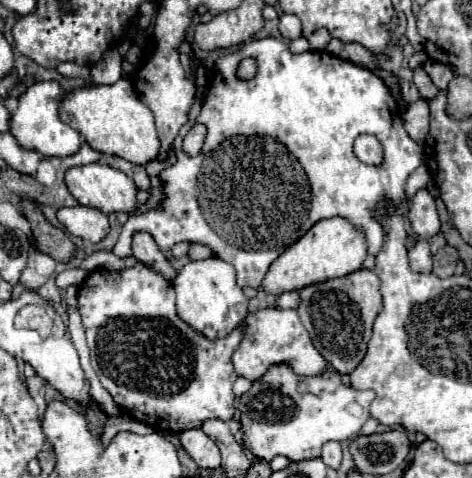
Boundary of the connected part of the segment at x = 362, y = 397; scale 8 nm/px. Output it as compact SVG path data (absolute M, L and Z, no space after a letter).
M288 363L272 365L238 401L244 447L264 461L276 455L284 455L292 461L320 457L324 443L346 441L360 433L370 417L368 409L374 395L372 389L358 391L344 385L342 375L330 365L312 377L296 375Z

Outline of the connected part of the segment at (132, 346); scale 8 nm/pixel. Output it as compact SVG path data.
M136 261L134 267L128 267L128 269L122 269L122 271L110 271L110 269L94 269L92 275L88 275L78 291L78 311L82 315L82 327L84 327L84 333L86 333L86 339L88 339L88 347L90 347L90 357L92 357L92 367L96 371L96 375L100 377L100 383L102 387L112 395L112 399L130 411L130 415L136 419L136 421L142 421L158 431L186 431L186 429L192 429L192 427L200 427L202 421L206 419L222 419L222 421L230 421L234 417L234 391L232 391L232 383L236 381L236 373L234 373L234 367L232 367L232 351L236 349L236 345L240 343L242 339L242 327L236 327L228 337L224 339L216 339L216 341L210 341L206 339L202 333L198 333L196 329L192 329L188 323L184 323L178 315L176 315L176 297L174 297L174 287L170 281L164 279L162 273L154 271L152 267Z

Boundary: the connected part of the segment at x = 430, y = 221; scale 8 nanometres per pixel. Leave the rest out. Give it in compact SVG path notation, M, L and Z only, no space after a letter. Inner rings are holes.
M420 189L416 197L412 199L410 209L408 209L408 221L412 225L412 231L424 239L430 239L432 235L440 231L436 203L426 189Z

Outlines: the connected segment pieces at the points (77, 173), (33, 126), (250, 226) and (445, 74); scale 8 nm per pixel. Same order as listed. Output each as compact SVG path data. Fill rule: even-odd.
M90 163L90 165L80 165L80 167L70 167L64 175L64 181L66 181L66 187L68 191L74 195L74 199L80 203L80 205L86 205L86 207L94 207L102 213L118 213L118 211L126 211L130 213L134 207L136 207L136 191L138 187L132 183L132 179L110 167L110 165L102 165L102 163Z
M46 81L30 85L28 91L18 99L18 109L10 113L10 133L16 137L22 149L38 151L44 157L54 157L54 155L66 157L74 155L80 149L82 145L80 133L58 119L58 103L64 97L64 93L66 91L58 83Z
M268 37L248 41L240 51L222 55L214 65L214 77L210 77L208 85L202 111L196 119L196 123L204 123L208 129L202 153L188 157L182 151L182 139L174 141L176 163L168 165L158 175L162 183L160 209L144 215L132 213L128 217L114 246L118 257L132 255L132 235L136 231L152 233L162 251L168 251L180 241L202 243L210 247L218 259L236 269L236 283L240 287L248 285L258 289L270 263L320 219L344 215L356 223L356 227L364 227L372 255L382 249L384 227L376 219L378 207L386 203L388 211L392 211L402 203L404 179L396 173L406 173L408 179L408 175L424 163L424 149L404 131L398 103L376 73L326 51L294 55L282 39ZM244 57L254 57L258 61L258 73L254 79L234 85L234 67ZM362 133L374 133L382 143L384 161L380 165L366 165L354 155L354 139ZM200 185L208 187L208 213L200 209Z
M426 61L424 67L426 67L426 73L432 77L432 81L438 89L446 89L448 83L452 81L452 77L454 77L454 73L448 65L442 65L442 63L436 63L436 61Z

